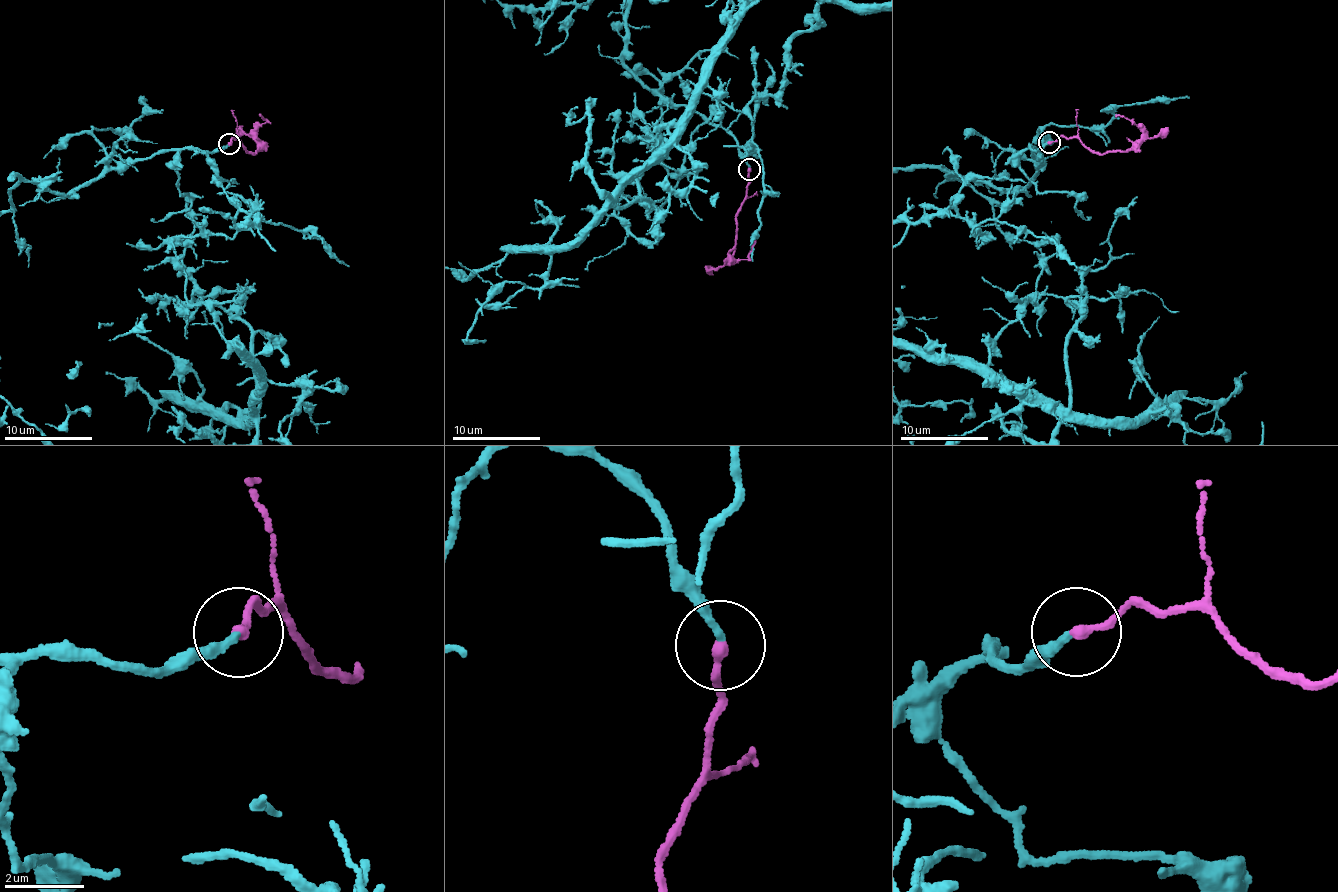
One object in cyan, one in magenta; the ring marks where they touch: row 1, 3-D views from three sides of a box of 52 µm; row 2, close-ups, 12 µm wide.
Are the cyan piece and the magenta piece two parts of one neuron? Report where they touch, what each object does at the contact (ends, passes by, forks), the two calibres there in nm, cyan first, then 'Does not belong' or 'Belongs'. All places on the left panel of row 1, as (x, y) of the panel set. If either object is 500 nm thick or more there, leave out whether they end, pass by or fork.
Place: (229, 143). At the ring cyan ends. At the ring magenta ends. Thickness 190 nm (cyan) against 240 nm. Belongs

